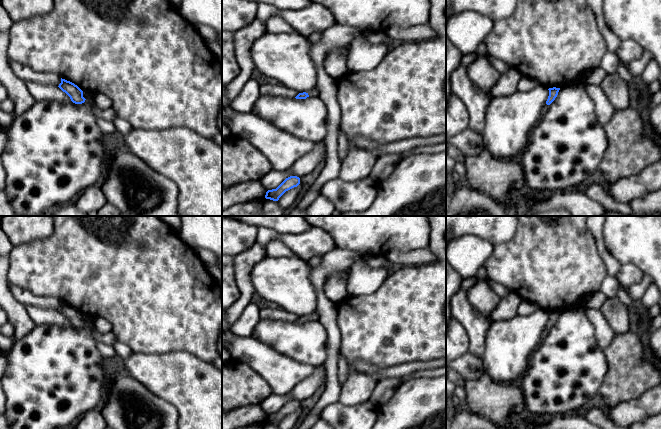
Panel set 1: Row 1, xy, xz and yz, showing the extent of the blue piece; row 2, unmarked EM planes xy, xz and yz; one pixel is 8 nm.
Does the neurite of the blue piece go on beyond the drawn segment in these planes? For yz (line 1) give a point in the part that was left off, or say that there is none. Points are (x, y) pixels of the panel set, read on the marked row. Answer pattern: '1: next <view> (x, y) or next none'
1: next none

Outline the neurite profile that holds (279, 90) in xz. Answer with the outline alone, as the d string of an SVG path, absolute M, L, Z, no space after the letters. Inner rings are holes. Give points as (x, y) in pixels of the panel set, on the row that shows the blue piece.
M265 84L260 86L260 95L261 96L278 96L278 97L296 97L299 93L296 90L289 89L284 85L272 85Z

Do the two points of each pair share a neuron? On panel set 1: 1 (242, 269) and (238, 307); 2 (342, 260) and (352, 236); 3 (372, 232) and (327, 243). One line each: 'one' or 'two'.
1: one
2: two
3: two

